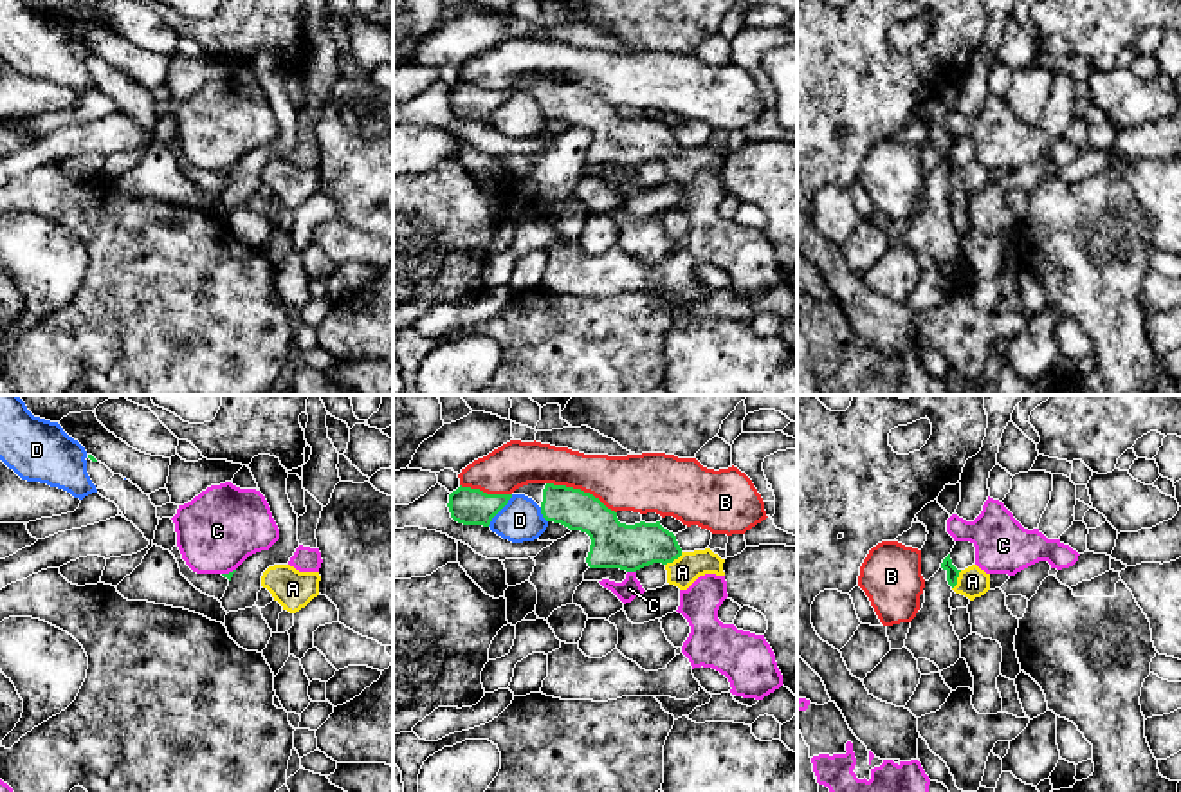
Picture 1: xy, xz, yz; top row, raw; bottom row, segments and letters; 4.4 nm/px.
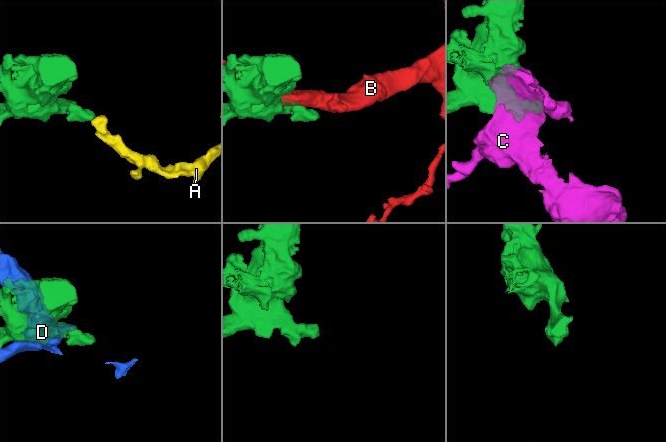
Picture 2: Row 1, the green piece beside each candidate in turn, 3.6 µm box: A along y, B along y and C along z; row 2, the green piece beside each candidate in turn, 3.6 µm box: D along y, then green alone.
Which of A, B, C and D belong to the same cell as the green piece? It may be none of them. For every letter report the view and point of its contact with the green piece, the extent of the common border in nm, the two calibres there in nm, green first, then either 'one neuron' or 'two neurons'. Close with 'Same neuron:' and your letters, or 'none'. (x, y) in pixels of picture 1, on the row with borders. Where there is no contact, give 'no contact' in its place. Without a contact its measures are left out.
A: meets green in xz at (673, 560); contact 100 nm long; 200 nm thick on the green side, 140 nm on the other; one neuron
B: meets green in xz at (579, 489); contact 340 nm long; 180 nm thick on the green side, 240 nm on the other; two neurons
C: meets green in xz at (631, 570); contact 40 nm long; 200 nm thick on the green side, 90 nm on the other; two neurons
D: meets green in xz at (500, 509); contact 180 nm long; 160 nm thick on the green side, 190 nm on the other; two neurons
Same neuron: A

